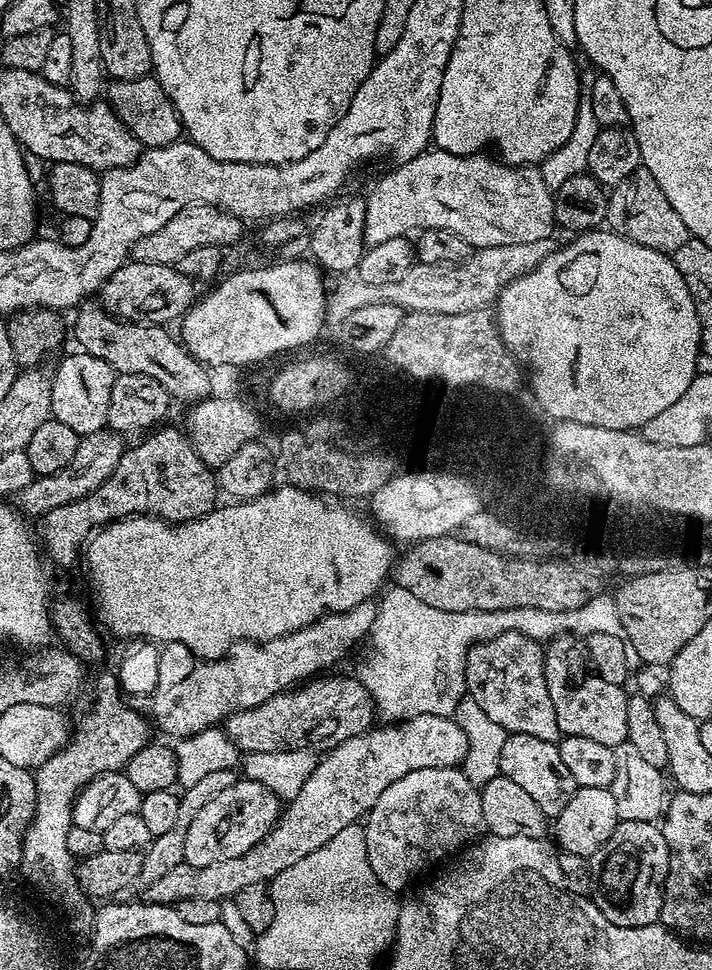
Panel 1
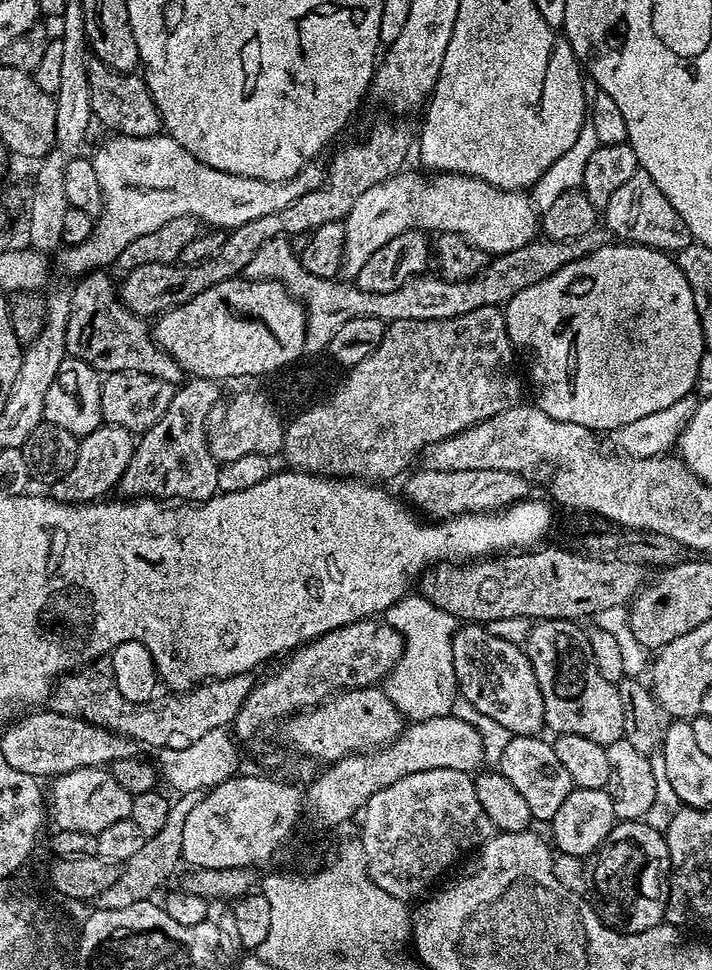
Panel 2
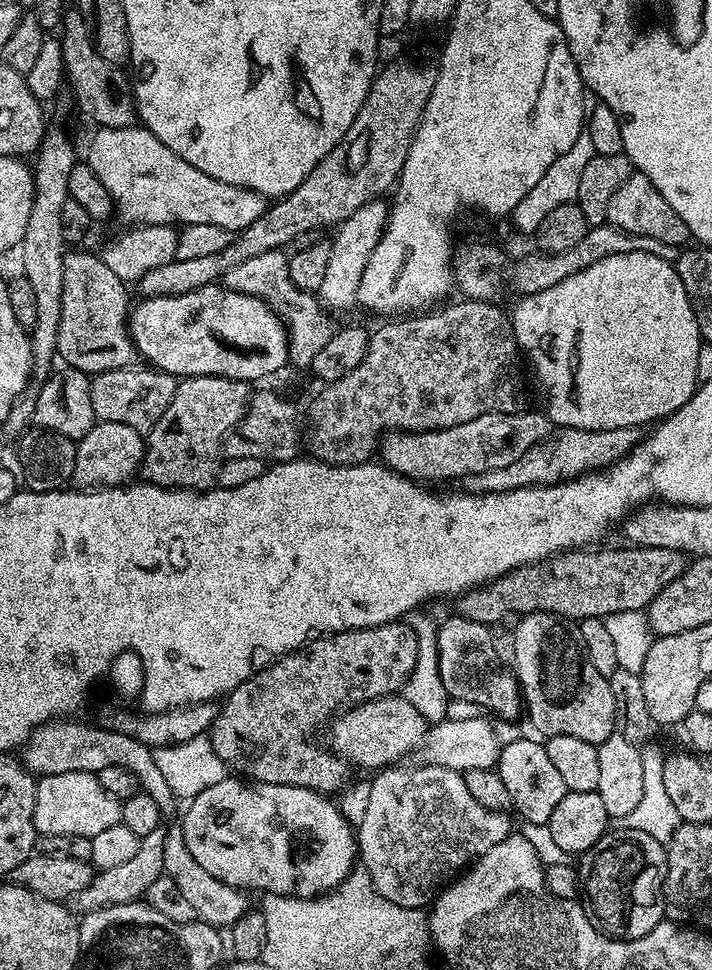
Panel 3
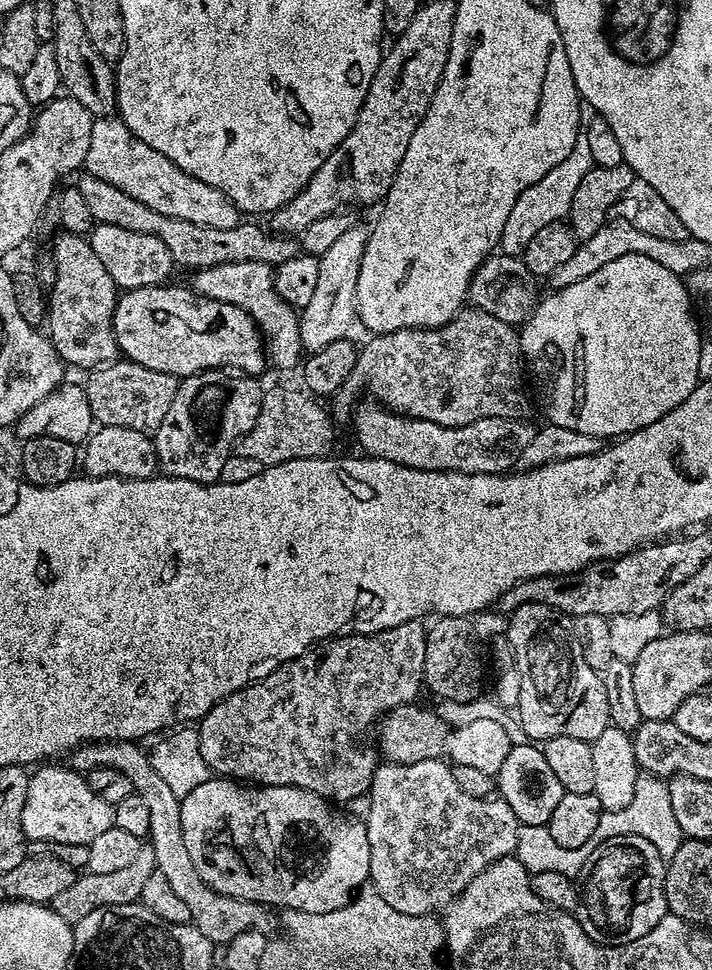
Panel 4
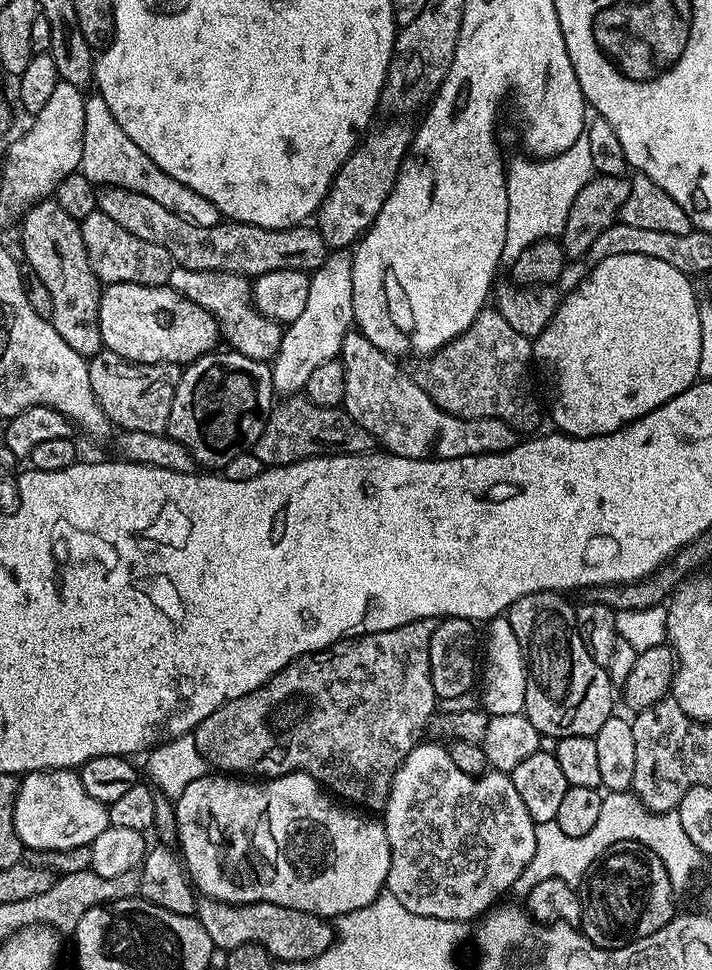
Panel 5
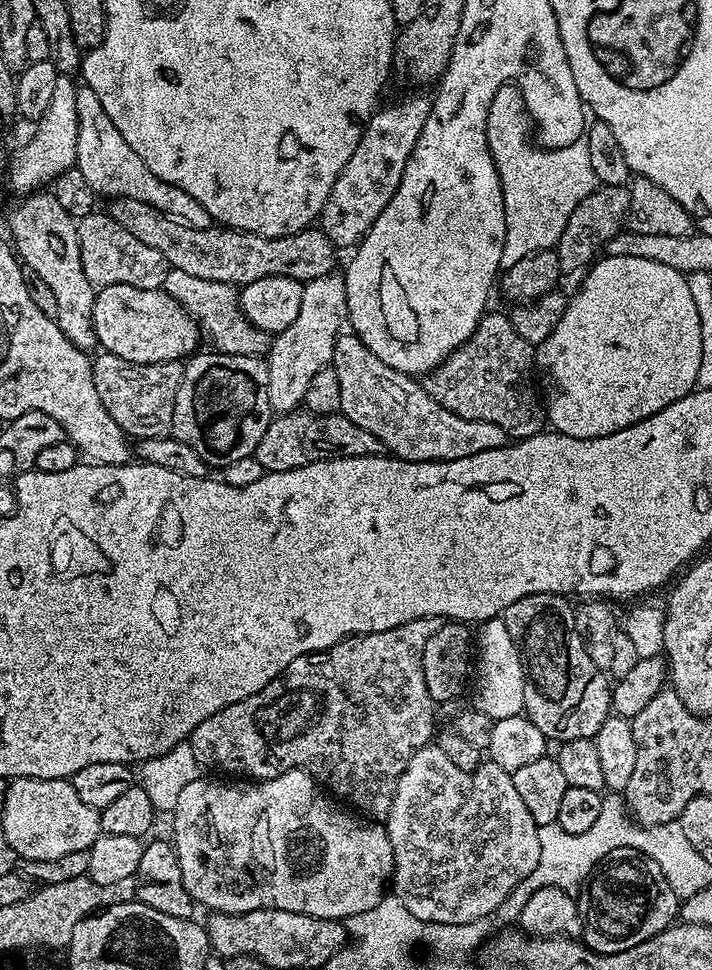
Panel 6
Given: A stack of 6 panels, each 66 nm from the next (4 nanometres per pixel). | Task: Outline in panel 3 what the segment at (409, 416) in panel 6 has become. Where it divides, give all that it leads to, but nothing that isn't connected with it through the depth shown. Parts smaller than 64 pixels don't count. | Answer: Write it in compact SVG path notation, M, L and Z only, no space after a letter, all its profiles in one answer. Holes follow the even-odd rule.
M543 411L491 412L458 426L439 428L433 432L389 431L381 439L378 456L387 467L400 476L417 482L456 480L477 476L502 466L510 466L526 450L550 435L550 421Z

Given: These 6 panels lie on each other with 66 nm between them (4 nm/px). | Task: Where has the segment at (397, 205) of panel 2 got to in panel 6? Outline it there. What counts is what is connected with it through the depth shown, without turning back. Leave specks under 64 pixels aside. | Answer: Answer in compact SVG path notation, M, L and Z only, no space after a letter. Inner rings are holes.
M329 274L304 284L302 307L298 309L298 318L294 318L294 322L290 322L286 330L278 333L273 339L276 340L273 344L271 341L270 351L266 356L270 374L268 383L270 406L273 413L295 412L303 405L306 386L310 386L310 378L314 378L318 370L331 365L336 338L345 327L347 318L348 303L343 275Z

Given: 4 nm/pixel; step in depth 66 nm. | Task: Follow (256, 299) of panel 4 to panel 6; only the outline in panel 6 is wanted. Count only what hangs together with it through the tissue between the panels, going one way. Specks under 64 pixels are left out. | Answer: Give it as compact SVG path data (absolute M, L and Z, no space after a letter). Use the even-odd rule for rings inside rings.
M169 268L162 290L166 294L170 294L170 298L177 300L189 312L198 321L201 329L207 335L209 332L216 339L215 347L219 351L225 352L226 354L234 354L235 356L254 356L263 353L266 348L265 333L252 325L243 314L231 316L232 308L234 312L233 301L231 304L228 300L220 300L220 296L228 296L231 292L233 295L233 285L217 284L214 290L213 288L212 281L206 278L194 278L194 274L186 274L183 270ZM210 290L216 291L217 293L208 292Z

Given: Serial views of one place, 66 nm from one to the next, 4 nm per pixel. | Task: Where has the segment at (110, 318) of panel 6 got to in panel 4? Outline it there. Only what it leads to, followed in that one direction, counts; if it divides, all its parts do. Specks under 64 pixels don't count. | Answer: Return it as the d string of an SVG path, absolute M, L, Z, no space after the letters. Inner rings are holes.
M191 287L129 288L119 293L112 325L116 345L127 359L135 364L150 366L150 370L162 370L177 378L192 376L195 372L209 370L235 370L240 374L260 374L266 364L266 340L251 314L234 306L197 294Z

